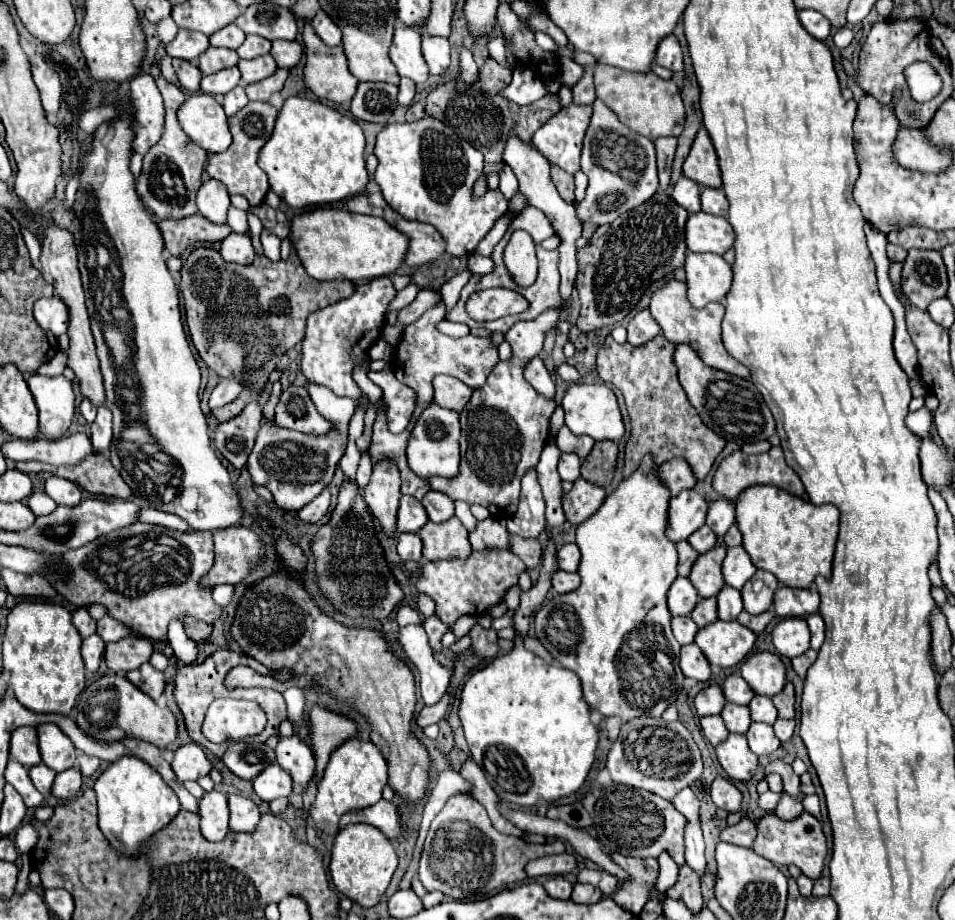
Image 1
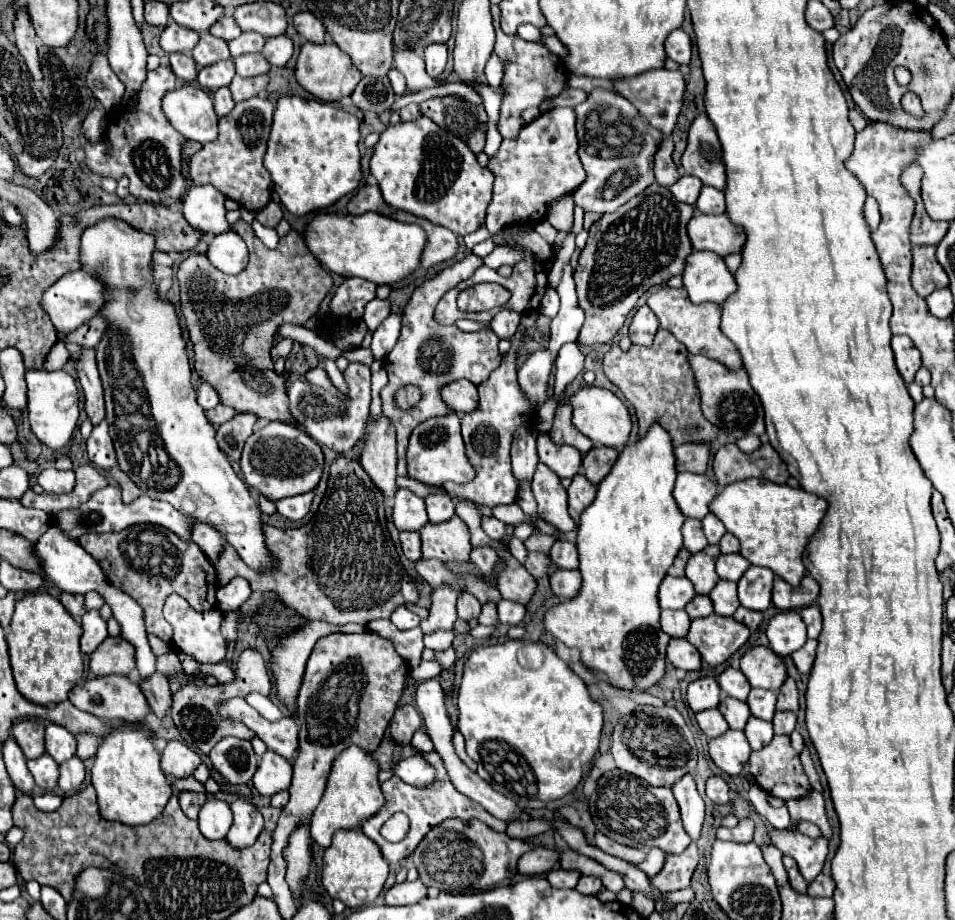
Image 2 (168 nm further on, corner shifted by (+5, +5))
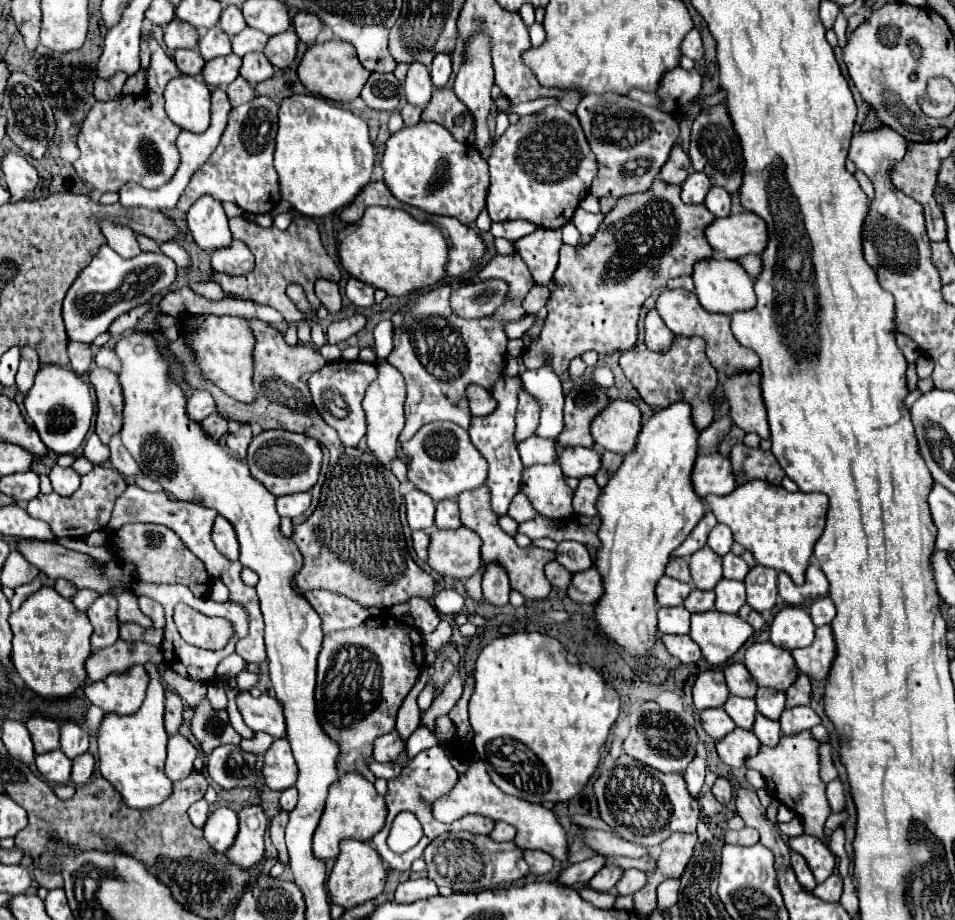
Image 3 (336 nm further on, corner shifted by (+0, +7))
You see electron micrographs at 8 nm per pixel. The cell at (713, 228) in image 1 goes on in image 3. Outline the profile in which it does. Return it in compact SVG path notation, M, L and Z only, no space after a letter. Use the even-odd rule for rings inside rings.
M751 212L715 218L705 228L705 236L715 252L733 260L745 254L761 254L767 244L765 222Z

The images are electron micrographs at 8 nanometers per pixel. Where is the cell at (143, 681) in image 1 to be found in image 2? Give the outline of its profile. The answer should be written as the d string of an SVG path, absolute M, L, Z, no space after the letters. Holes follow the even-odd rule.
M154 674L142 680L140 688L148 700L150 710L156 714L156 718L162 720L170 712L170 704L172 704L172 692L170 692L168 678L164 674Z

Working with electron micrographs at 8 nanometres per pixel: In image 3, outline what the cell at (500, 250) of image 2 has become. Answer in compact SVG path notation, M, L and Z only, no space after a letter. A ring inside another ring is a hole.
M539 228L537 232L517 240L513 246L527 264L537 284L549 284L555 274L559 248L561 248L561 230Z

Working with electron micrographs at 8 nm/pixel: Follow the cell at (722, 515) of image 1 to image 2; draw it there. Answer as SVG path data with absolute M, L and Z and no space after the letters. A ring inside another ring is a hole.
M714 514L704 516L702 526L704 526L704 536L706 536L708 544L718 544L718 542L720 542L720 538L726 534L724 524L722 524Z

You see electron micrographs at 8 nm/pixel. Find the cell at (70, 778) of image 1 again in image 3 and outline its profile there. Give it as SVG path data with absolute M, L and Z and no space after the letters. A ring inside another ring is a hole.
M89 752L77 756L73 760L73 768L71 768L71 782L77 784L77 786L83 786L91 778L93 766L95 766L95 760L93 760L93 756Z

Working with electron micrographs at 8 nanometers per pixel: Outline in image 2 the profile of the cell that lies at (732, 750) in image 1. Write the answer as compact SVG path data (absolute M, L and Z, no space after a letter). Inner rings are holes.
M728 730L726 734L710 740L710 758L726 774L736 776L742 772L750 758L750 744L742 730Z

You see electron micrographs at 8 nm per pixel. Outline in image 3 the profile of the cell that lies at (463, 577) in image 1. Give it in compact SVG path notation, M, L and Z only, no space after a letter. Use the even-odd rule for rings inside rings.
M441 620L439 626L431 632L431 634L423 634L423 642L433 648L433 650L439 650L453 634L453 628L451 628L451 622L449 620Z

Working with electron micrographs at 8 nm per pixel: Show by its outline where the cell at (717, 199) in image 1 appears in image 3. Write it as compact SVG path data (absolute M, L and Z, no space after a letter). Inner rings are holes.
M713 186L705 198L705 206L709 208L709 212L717 218L721 216L729 216L729 208L731 208L731 196L725 188Z

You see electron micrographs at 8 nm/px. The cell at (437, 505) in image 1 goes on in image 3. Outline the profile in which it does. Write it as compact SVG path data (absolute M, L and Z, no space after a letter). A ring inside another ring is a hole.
M441 500L437 502L437 512L435 512L435 526L437 528L459 528L459 508L455 500Z

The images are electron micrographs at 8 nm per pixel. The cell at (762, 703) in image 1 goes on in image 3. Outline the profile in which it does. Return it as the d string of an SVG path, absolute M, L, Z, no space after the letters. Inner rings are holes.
M759 688L755 702L757 702L757 710L763 716L767 716L771 720L779 720L781 712L785 708L785 694L779 690L773 690L773 688Z

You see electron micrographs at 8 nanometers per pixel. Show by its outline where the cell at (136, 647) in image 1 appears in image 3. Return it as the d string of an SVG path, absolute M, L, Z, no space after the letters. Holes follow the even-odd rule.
M117 640L115 644L93 652L87 662L85 670L91 682L103 680L113 672L125 672L135 664L145 662L161 662L161 650L157 646L149 646L145 642L125 642Z

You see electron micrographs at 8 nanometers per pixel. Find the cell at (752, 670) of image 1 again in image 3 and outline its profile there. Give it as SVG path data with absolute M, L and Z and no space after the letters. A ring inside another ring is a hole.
M771 642L749 646L745 652L745 666L759 686L769 686L781 692L785 692L797 678L797 664L791 652L785 652Z

